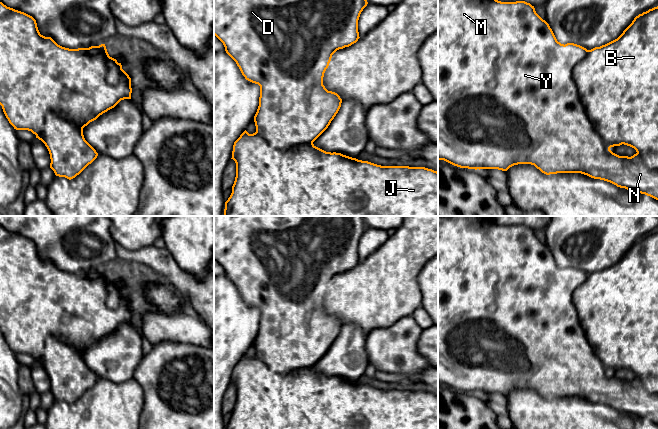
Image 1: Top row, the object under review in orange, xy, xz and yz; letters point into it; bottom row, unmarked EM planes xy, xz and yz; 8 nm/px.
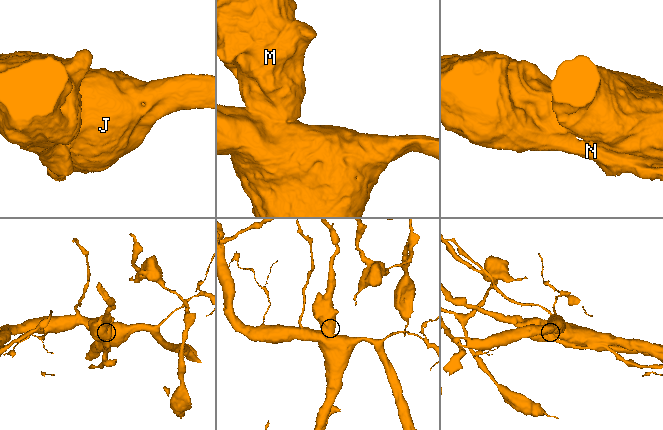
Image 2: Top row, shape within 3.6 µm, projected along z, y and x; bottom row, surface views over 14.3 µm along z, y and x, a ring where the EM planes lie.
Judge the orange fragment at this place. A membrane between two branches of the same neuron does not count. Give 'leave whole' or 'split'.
split

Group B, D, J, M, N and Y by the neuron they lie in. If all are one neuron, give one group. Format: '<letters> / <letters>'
B J / D M N Y

